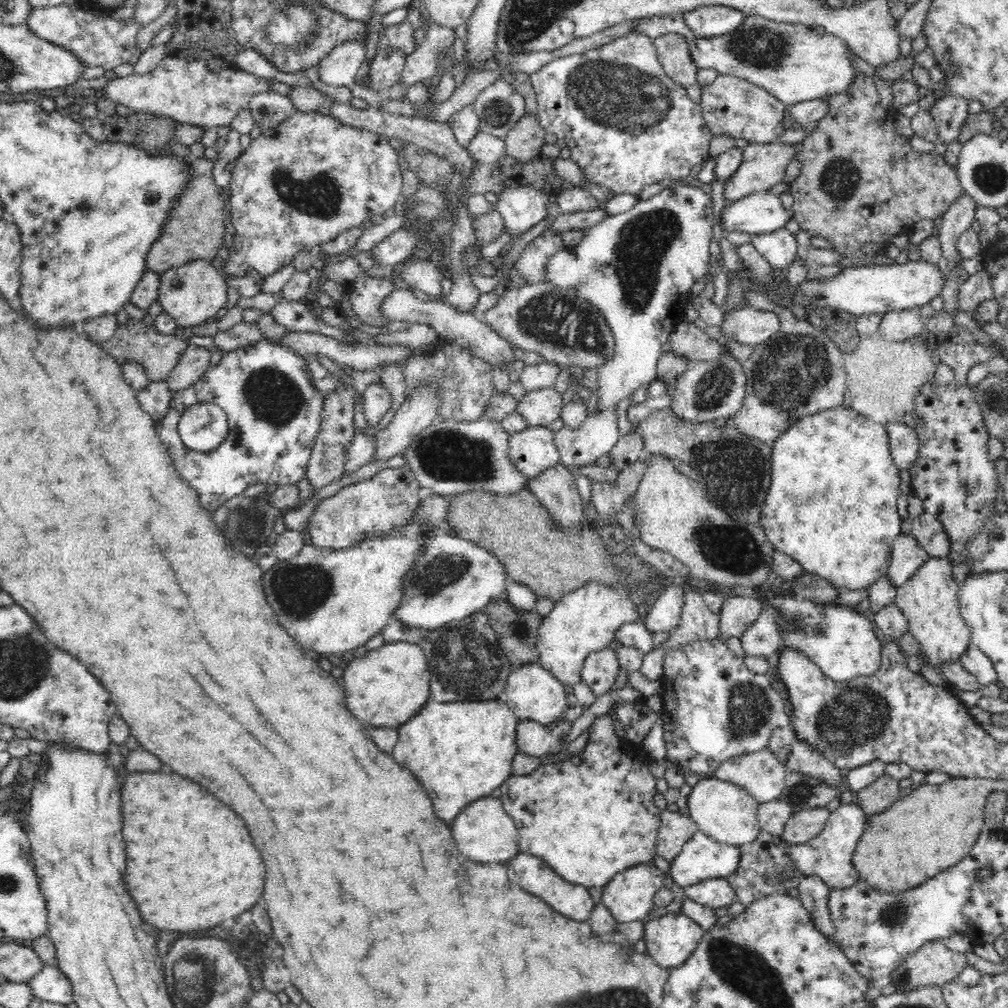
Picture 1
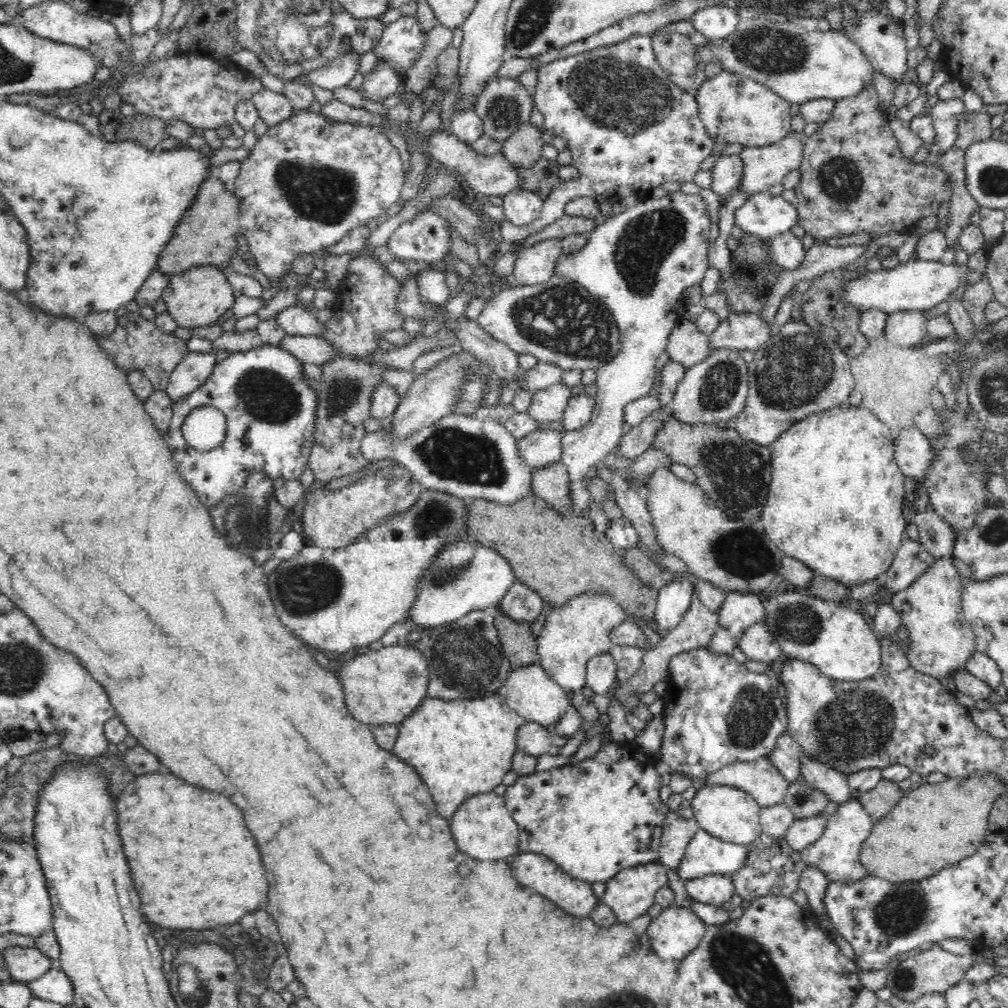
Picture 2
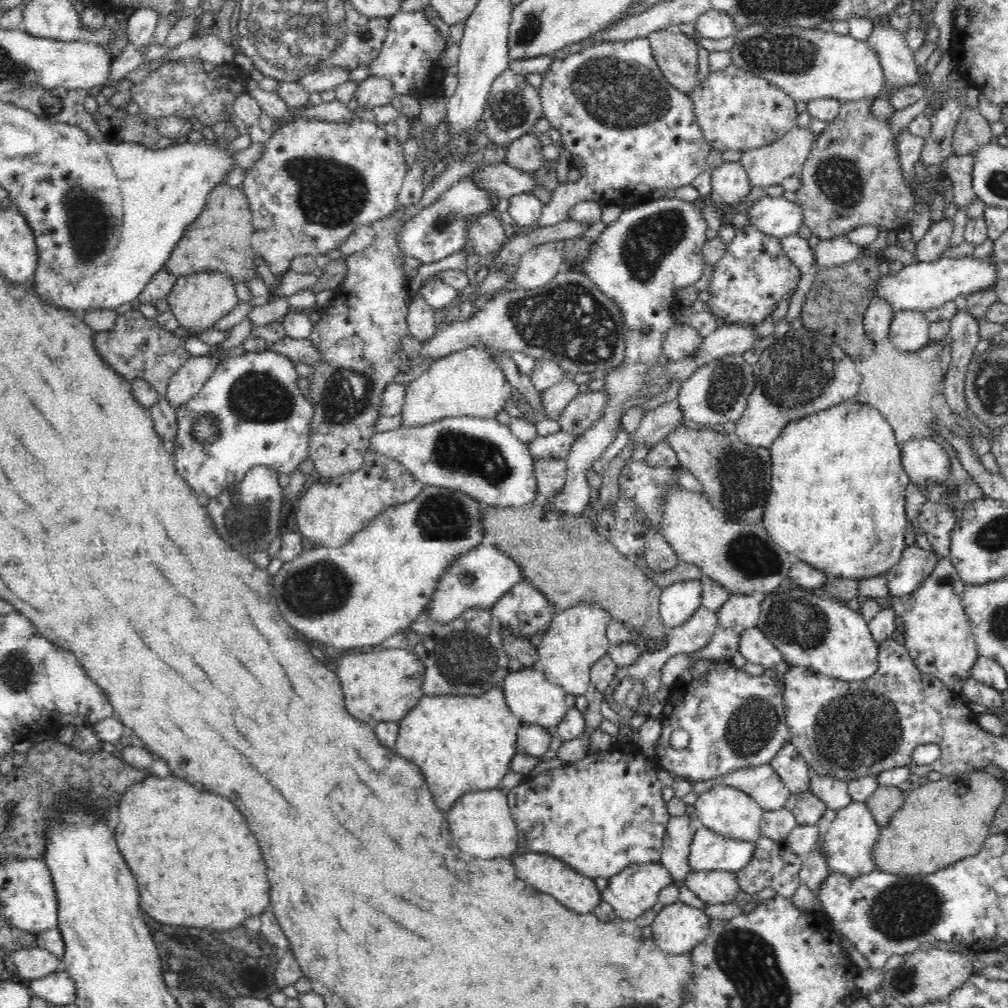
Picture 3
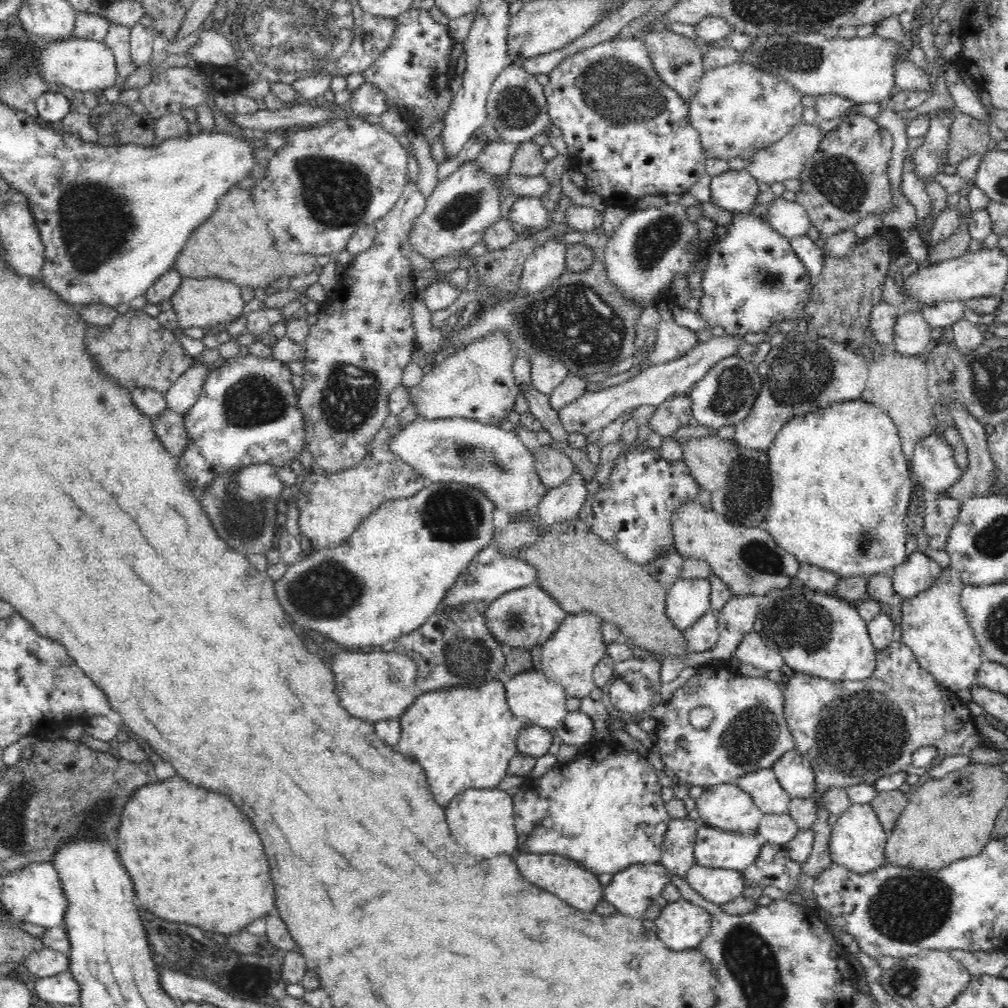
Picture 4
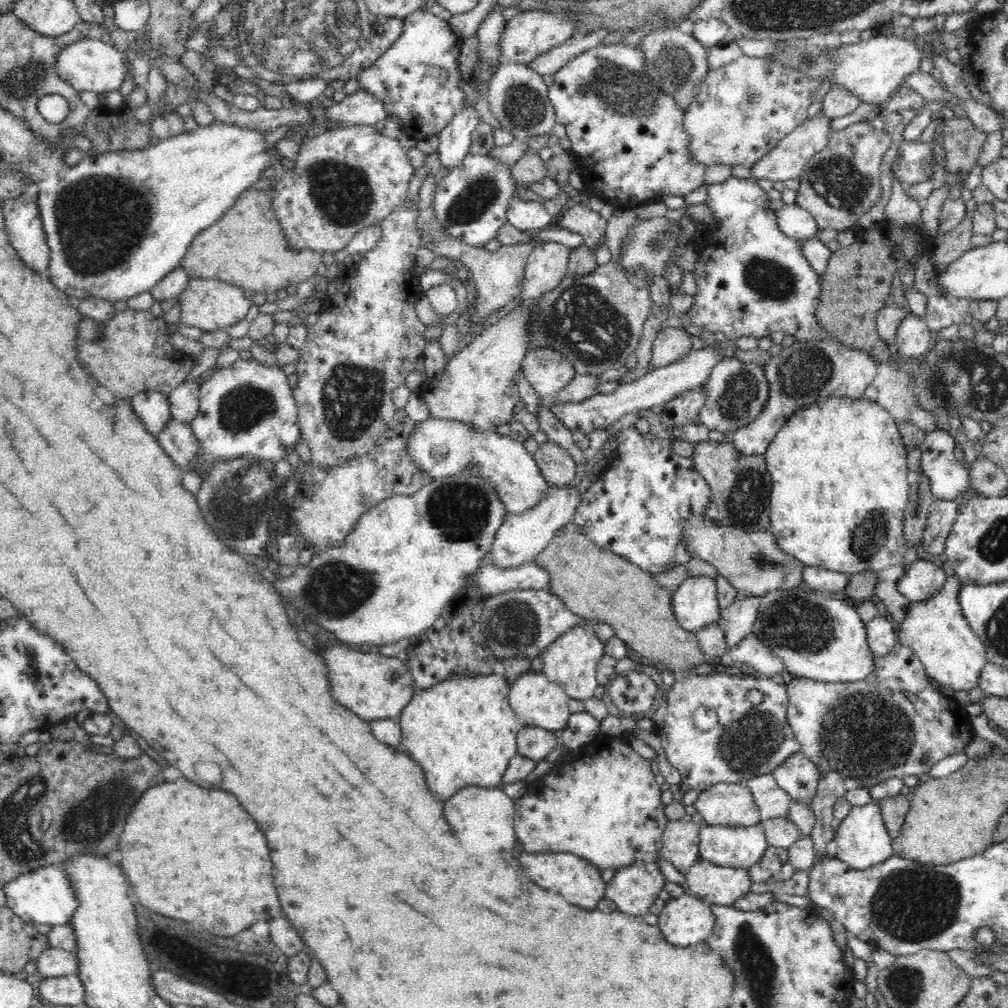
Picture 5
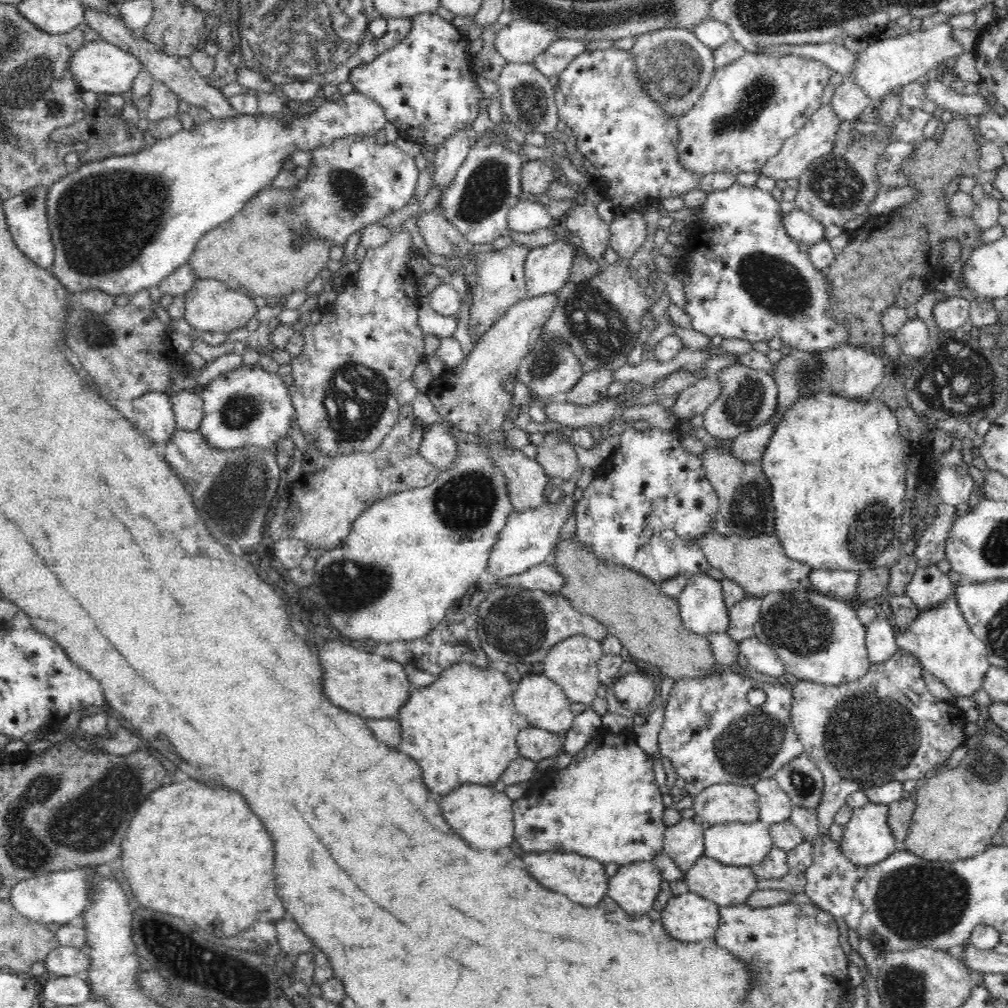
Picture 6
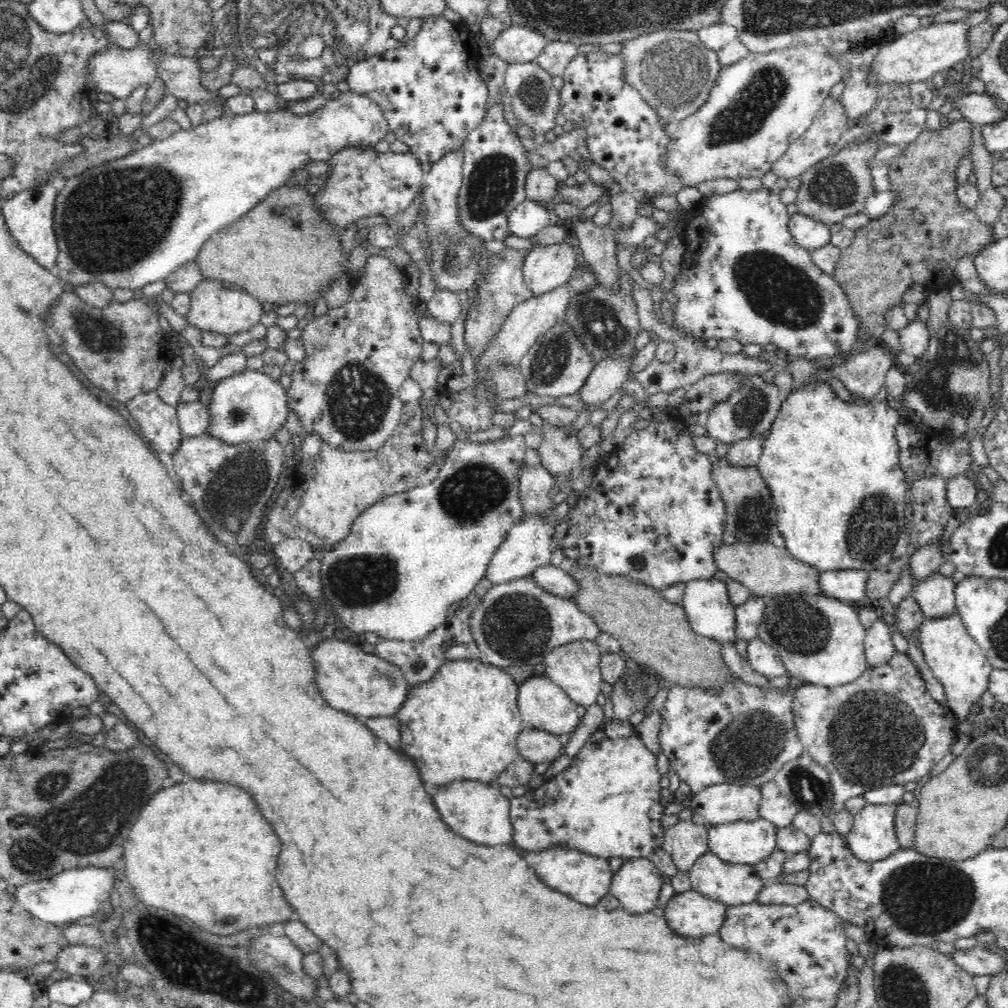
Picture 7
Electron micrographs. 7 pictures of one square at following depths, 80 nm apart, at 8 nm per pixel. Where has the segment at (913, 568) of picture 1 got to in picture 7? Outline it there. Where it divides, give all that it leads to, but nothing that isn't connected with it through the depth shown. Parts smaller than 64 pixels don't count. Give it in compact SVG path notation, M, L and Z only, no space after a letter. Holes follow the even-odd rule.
M938 572L922 580L918 586L913 586L911 595L919 603L924 616L930 620L948 618L957 612L956 585L952 579Z

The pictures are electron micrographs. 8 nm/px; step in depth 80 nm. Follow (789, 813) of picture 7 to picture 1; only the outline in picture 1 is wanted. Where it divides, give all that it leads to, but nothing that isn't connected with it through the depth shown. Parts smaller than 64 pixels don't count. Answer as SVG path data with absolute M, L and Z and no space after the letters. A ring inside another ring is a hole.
M769 749L744 757L730 758L713 772L722 782L743 788L759 804L780 798L786 788L786 766L780 764Z

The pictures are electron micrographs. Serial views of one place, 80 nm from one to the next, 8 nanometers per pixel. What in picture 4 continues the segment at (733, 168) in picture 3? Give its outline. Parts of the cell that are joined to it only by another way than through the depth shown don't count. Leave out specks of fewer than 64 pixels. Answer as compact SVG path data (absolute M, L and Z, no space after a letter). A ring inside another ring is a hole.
M728 169L722 174L712 177L710 186L709 202L716 204L720 210L732 214L732 222L726 226L726 236L724 240L716 242L714 250L706 256L708 260L706 270L702 276L702 298L700 299L700 309L697 311L699 317L710 327L710 330L720 326L724 328L724 334L728 337L744 337L746 334L768 333L768 330L776 324L782 322L792 322L796 324L794 328L809 329L804 317L806 304L809 305L814 296L814 284L810 281L810 273L804 265L800 255L796 253L789 238L778 233L770 221L764 220L762 216L754 214L754 208L758 204L760 188L758 182L746 170Z

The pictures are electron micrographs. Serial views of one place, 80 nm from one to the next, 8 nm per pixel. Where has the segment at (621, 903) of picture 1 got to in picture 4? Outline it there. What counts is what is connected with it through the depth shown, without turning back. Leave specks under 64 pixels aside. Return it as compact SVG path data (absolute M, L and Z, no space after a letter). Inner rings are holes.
M636 863L613 874L612 880L604 888L603 898L612 903L618 913L642 919L648 907L655 904L656 898L670 883L669 876L669 871L661 863Z

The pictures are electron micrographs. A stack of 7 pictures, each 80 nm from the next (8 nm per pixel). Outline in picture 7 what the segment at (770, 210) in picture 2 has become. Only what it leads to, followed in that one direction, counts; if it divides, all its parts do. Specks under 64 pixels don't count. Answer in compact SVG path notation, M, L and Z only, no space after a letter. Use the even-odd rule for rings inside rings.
M800 212L790 216L789 227L795 241L809 252L820 250L826 244L830 244L832 232L830 232L829 225L808 218Z

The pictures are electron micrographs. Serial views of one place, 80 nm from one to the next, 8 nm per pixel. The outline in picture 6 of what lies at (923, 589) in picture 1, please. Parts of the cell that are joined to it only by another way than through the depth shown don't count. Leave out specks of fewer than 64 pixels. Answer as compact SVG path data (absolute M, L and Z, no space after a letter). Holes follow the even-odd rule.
M955 595L941 609L921 612L918 620L912 622L906 632L897 633L895 641L900 650L912 653L924 670L946 684L954 698L968 698L976 694L982 688L991 668L986 645L971 632Z

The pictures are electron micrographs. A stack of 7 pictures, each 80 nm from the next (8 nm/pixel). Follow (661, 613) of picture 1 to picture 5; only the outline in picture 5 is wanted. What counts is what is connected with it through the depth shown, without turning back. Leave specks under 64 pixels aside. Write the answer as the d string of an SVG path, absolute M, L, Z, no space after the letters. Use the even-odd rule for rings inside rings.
M708 576L686 578L673 594L673 607L680 625L693 633L712 624L719 626L722 620L718 588Z

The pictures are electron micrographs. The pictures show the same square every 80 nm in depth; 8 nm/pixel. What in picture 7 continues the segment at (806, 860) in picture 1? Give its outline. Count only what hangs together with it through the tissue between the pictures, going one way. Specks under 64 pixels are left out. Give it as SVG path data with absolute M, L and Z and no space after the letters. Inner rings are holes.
M867 804L854 816L846 842L856 857L872 862L888 858L901 849L894 823L897 811L898 805Z

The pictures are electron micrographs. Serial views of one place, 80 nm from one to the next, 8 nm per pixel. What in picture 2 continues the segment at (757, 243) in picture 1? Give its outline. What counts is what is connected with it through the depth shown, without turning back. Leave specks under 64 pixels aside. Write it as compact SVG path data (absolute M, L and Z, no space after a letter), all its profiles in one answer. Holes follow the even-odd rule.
M791 232L780 234L776 238L767 240L768 245L772 245L772 257L782 269L796 269L802 266L806 260L806 252L809 245L808 239L800 239Z

